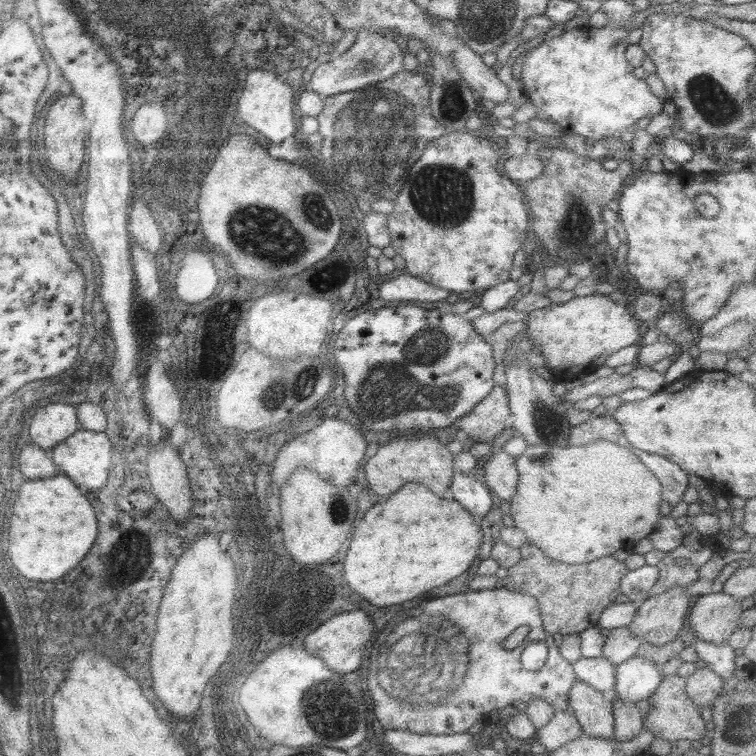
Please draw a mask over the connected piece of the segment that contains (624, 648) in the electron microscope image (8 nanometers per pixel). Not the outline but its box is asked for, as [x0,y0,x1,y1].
[600,627,642,665]

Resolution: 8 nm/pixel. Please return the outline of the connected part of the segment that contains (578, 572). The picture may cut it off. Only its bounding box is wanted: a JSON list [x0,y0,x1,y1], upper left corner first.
[501,543,628,635]

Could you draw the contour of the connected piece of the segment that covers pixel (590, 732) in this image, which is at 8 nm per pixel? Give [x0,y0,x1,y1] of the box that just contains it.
[567,680,613,739]

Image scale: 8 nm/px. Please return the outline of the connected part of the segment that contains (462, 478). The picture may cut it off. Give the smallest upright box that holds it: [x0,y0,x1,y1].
[448,470,491,517]

